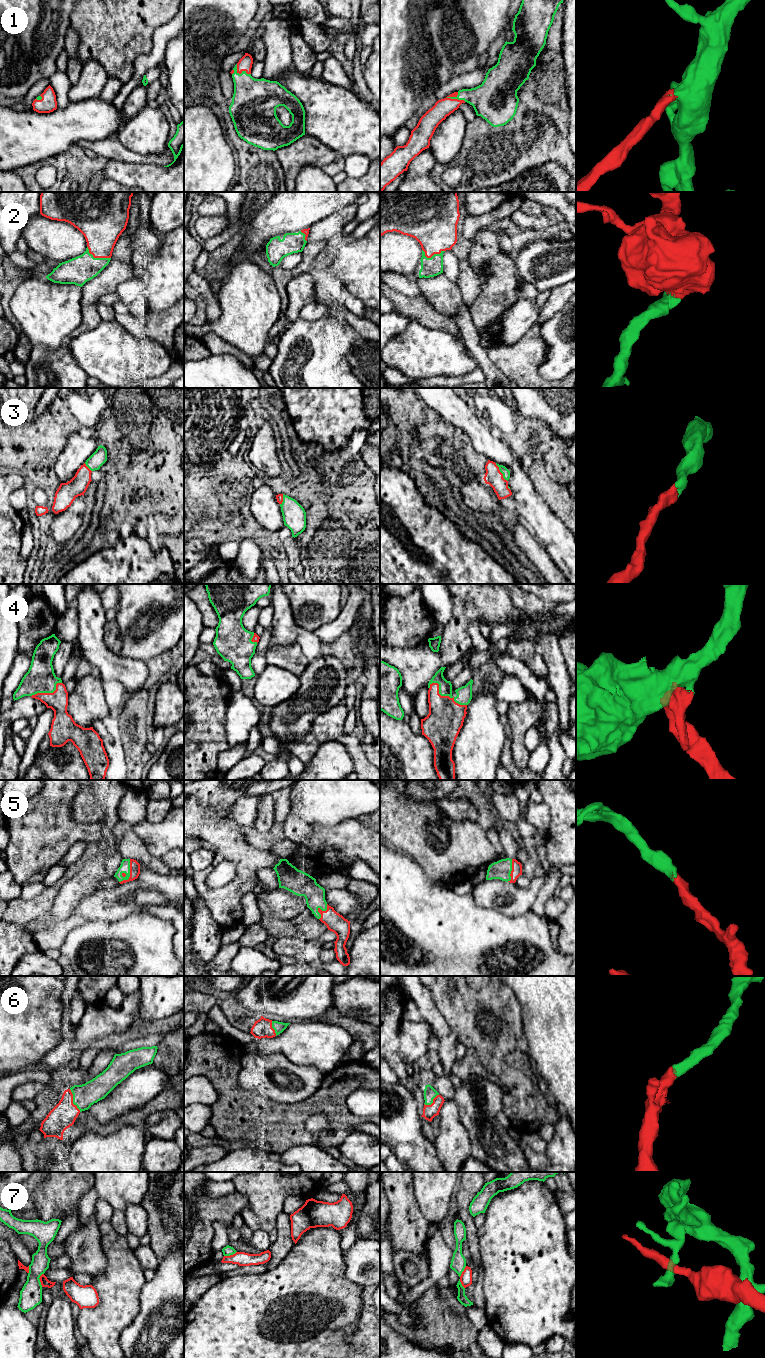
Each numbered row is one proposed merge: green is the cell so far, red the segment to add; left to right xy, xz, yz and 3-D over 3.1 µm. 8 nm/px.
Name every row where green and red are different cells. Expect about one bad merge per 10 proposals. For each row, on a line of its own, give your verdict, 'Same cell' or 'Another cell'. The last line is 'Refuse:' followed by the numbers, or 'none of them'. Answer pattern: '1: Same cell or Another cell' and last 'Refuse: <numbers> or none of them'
1: Same cell
2: Same cell
3: Same cell
4: Same cell
5: Same cell
6: Same cell
7: Another cell
Refuse: 7

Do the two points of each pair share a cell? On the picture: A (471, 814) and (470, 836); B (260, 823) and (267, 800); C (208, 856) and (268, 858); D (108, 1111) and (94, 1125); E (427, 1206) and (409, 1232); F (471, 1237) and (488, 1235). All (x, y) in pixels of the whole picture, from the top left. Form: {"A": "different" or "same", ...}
{"A": "different", "B": "same", "C": "different", "D": "different", "E": "different", "F": "different"}

